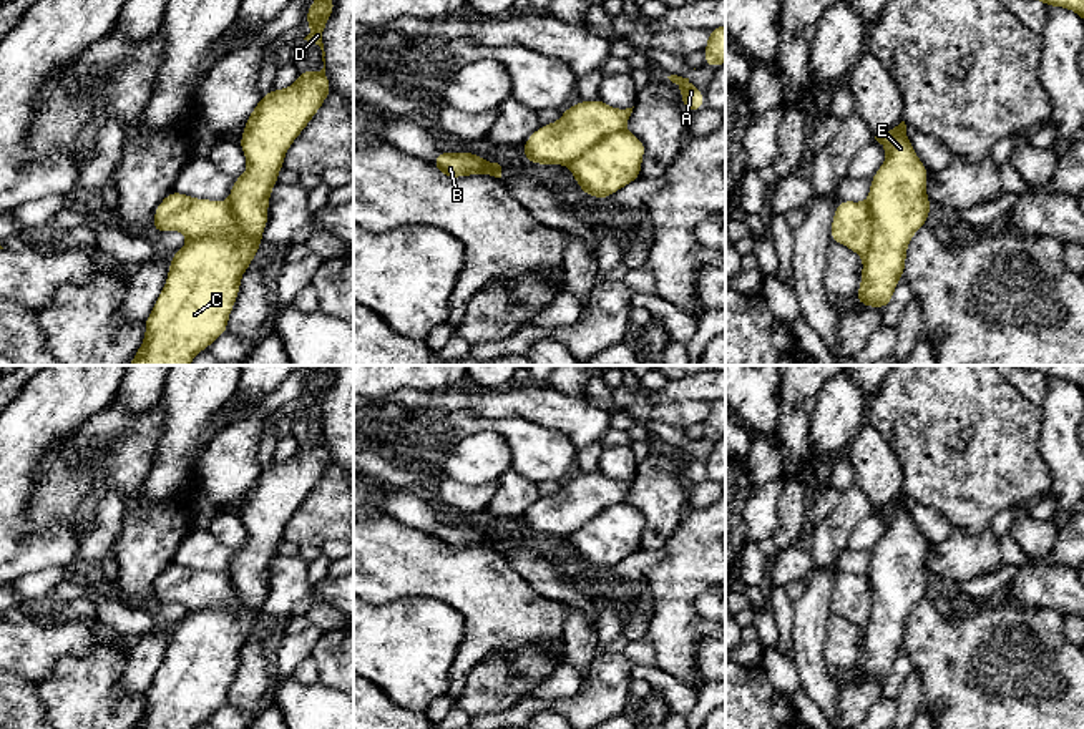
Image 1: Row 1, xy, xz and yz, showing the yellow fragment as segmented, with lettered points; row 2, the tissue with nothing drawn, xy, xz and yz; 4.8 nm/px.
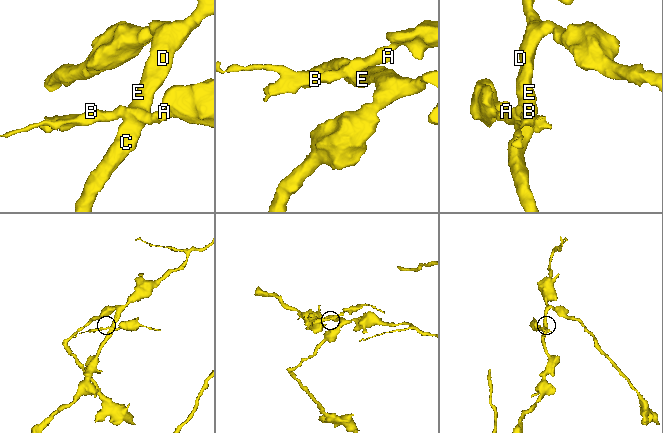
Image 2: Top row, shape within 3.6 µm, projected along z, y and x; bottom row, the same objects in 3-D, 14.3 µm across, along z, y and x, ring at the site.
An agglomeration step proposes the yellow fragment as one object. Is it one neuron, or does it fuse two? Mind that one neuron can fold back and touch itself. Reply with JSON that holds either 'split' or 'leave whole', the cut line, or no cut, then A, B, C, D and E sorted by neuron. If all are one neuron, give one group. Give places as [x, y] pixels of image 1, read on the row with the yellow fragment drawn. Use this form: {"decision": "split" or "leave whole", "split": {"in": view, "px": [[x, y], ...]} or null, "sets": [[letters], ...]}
{"decision": "split", "split": {"in": "xy", "px": [[228, 205], [231, 213], [229, 233], [188, 239]]}, "sets": [["A", "B"], ["C", "D", "E"]]}

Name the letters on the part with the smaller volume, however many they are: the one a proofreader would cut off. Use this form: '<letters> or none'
A, B

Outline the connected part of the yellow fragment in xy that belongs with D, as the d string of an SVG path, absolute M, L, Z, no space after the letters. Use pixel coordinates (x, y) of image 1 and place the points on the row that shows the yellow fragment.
M314 0L304 18L312 27L304 40L320 46L324 68L302 71L286 90L272 88L246 120L239 146L247 171L234 178L226 201L232 232L188 239L171 256L166 284L144 320L143 344L126 365L189 365L227 332L241 276L262 242L269 196L279 183L284 156L332 91L322 33L334 7L334 0Z

